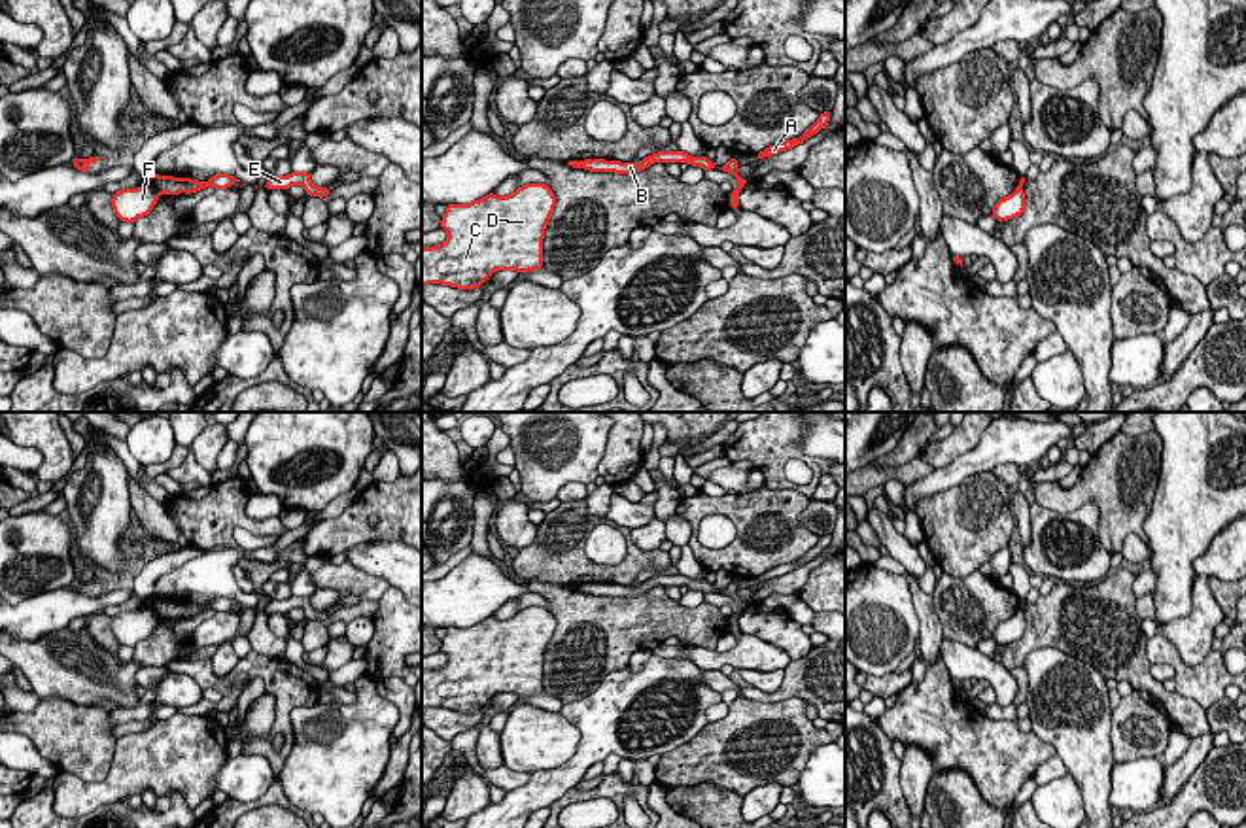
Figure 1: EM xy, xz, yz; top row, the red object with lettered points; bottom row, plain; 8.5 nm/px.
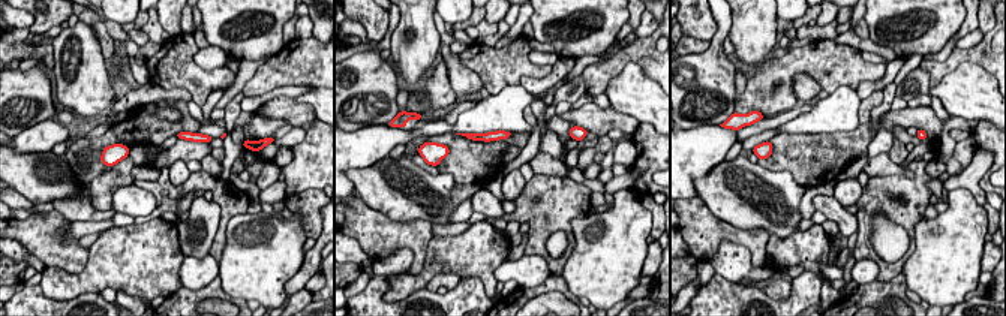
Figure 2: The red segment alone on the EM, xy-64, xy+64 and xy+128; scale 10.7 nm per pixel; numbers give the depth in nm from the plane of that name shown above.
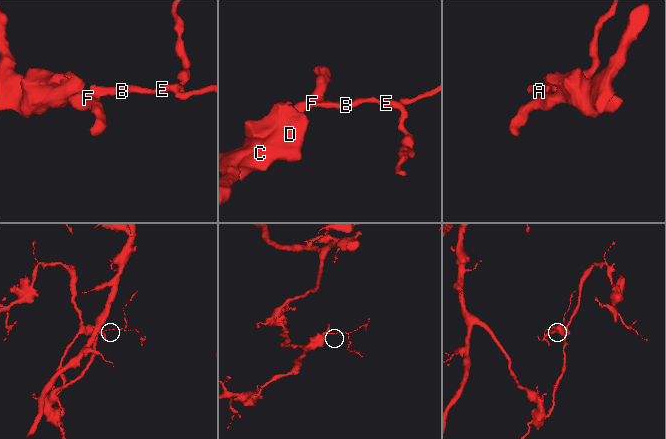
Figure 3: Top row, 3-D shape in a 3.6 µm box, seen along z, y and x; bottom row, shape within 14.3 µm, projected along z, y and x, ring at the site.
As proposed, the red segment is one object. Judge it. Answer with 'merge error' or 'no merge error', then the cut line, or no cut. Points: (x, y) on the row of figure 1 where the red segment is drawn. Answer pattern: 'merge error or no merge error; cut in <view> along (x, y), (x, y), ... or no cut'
merge error; cut in xy along (146, 184), (161, 193)

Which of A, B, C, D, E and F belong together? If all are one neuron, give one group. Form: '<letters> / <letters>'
A B E / C D F

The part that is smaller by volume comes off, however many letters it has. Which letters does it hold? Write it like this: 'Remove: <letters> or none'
Remove: A, B, E

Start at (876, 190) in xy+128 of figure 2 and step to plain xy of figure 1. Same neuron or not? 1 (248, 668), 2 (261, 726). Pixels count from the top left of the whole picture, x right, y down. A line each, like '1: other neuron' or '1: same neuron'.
1: same neuron
2: other neuron

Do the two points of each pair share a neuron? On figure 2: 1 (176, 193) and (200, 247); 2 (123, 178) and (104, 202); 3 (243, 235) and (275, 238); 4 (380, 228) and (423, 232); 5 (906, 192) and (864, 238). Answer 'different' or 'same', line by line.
1: different
2: same
3: same
4: same
5: same

